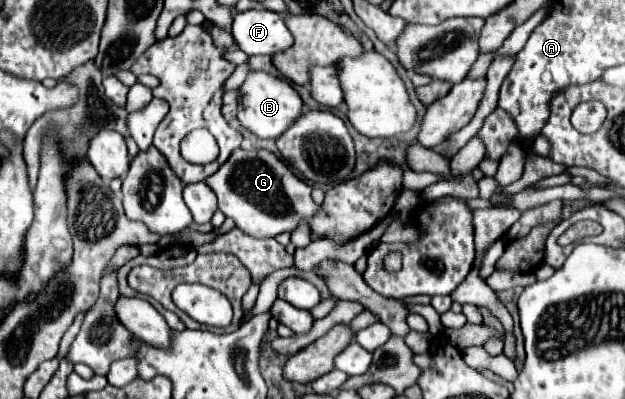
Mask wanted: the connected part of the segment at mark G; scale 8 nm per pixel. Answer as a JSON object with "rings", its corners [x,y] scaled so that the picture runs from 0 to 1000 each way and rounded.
{"rings":[[[379,371],[366,391],[366,401],[344,436],[338,436],[328,456],[347,486],[350,526],[363,546],[370,546],[376,556],[376,566],[382,566],[389,581],[395,581],[408,596],[430,596],[430,591],[443,591],[450,581],[469,581],[482,556],[488,556],[491,571],[494,571],[498,602],[514,602],[514,591],[498,576],[498,551],[501,551],[504,531],[510,531],[510,521],[514,521],[498,496],[498,466],[488,461],[485,451],[478,451],[437,381],[430,381],[430,376],[402,376],[402,381],[395,381],[395,376]]]}

